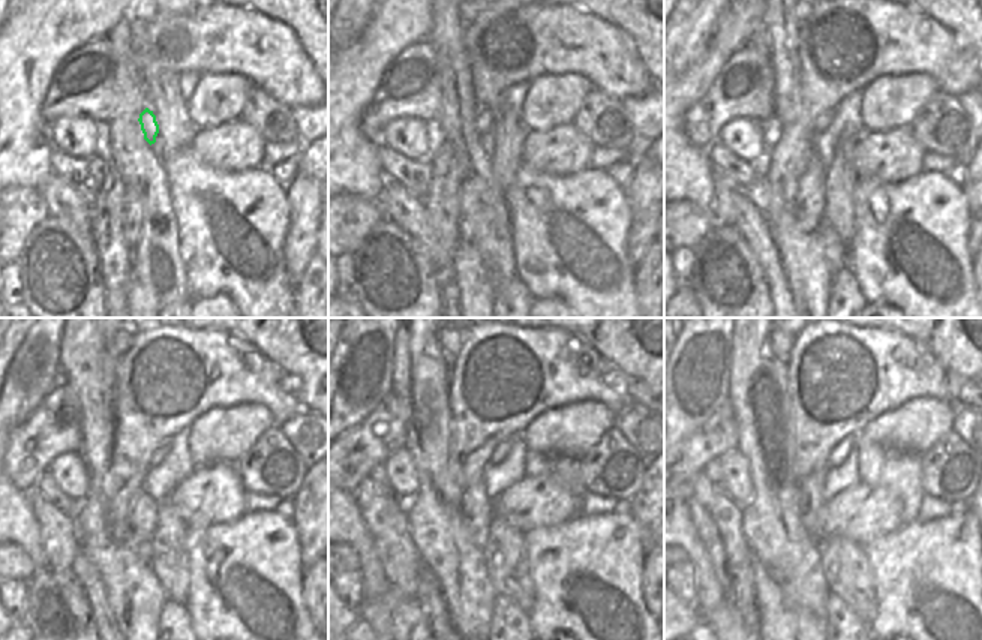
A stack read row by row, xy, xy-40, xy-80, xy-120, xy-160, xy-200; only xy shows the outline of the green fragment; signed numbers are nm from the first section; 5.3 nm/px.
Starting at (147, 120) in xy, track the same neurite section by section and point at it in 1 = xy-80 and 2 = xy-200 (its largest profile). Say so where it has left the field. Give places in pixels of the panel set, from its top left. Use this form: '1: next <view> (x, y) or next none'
1: next xy-80 (825, 119)
2: next xy-200 (840, 453)

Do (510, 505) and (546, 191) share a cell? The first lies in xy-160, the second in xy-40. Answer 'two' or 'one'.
two

